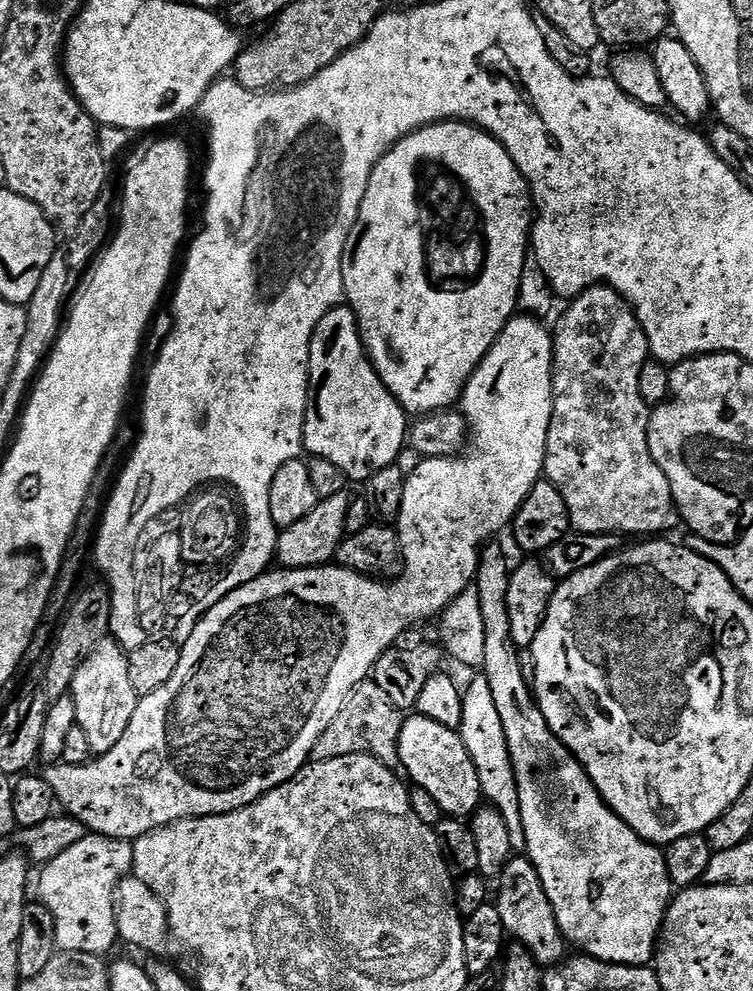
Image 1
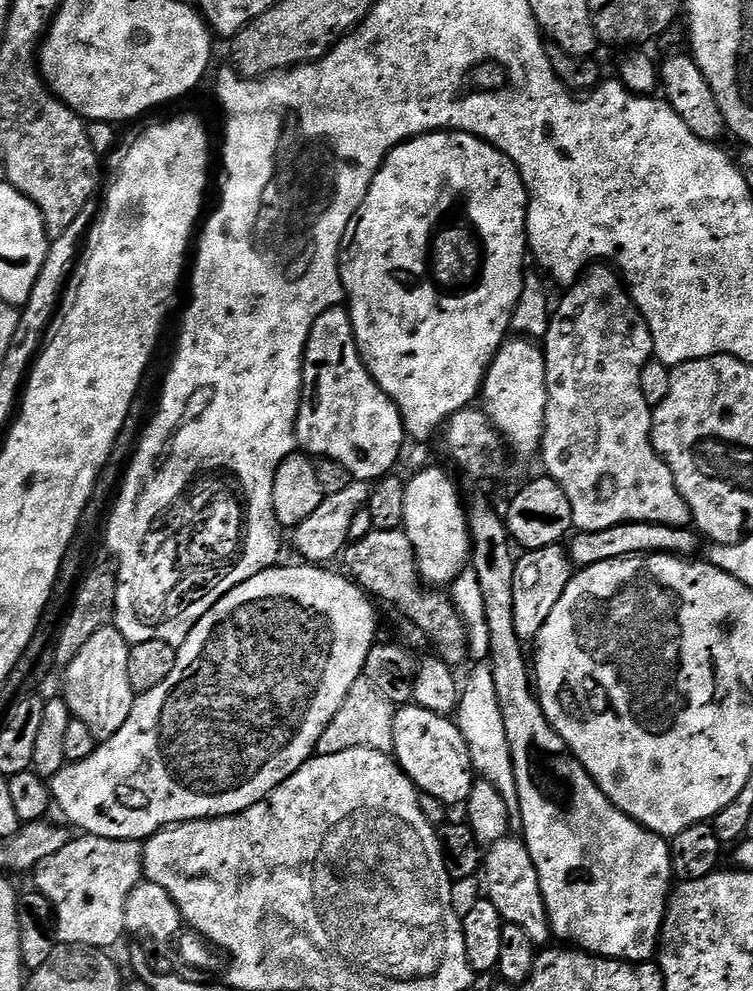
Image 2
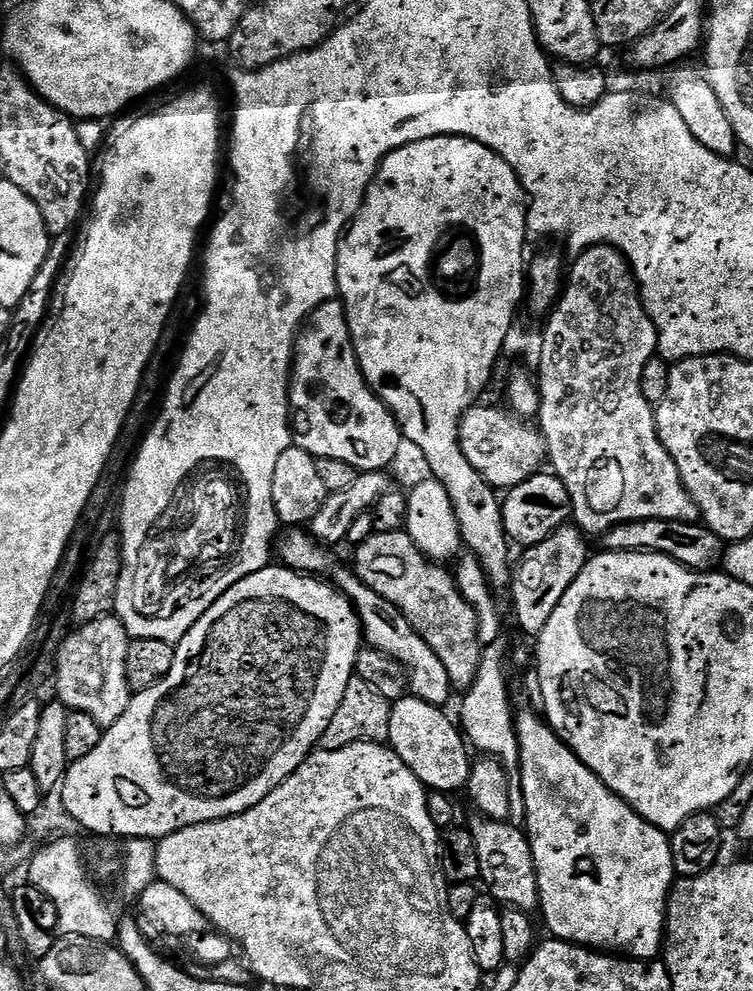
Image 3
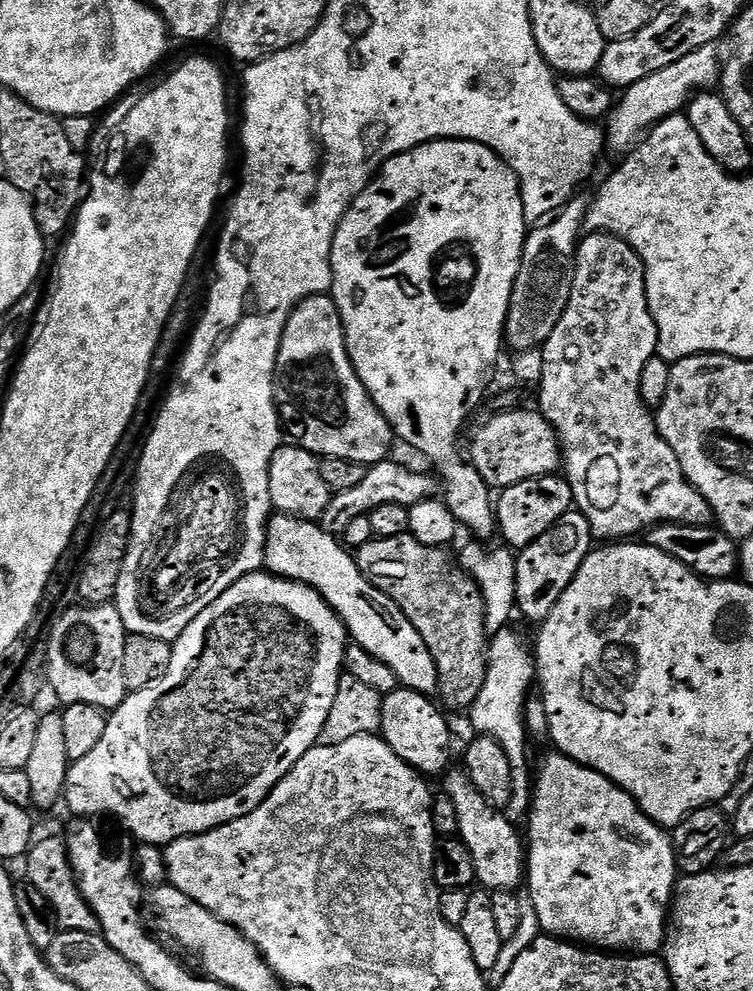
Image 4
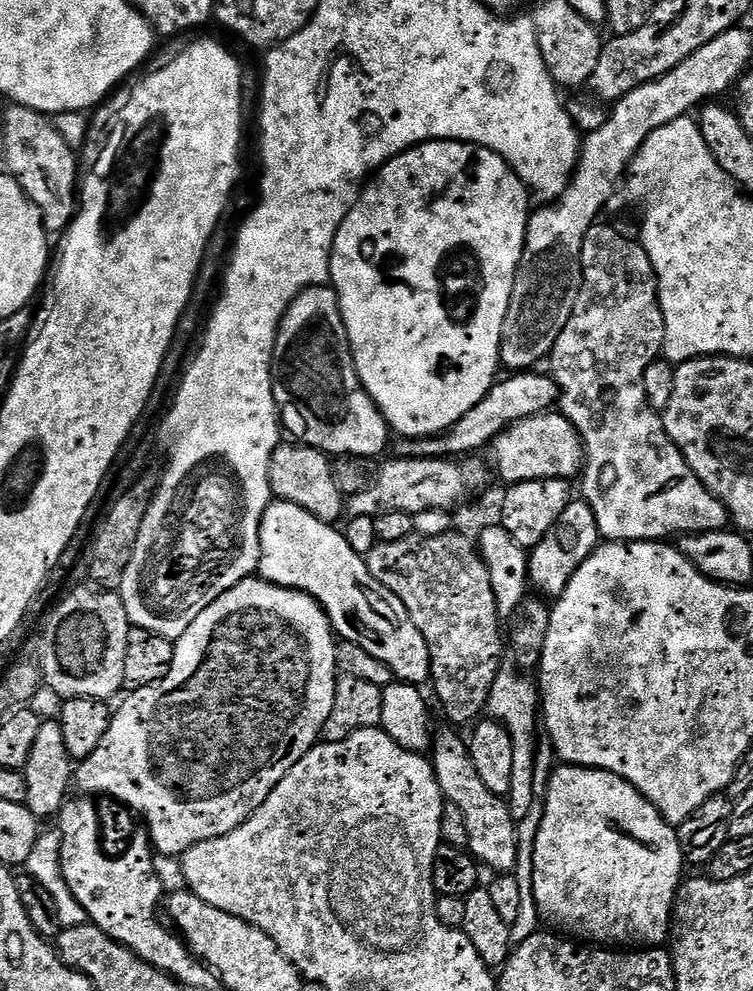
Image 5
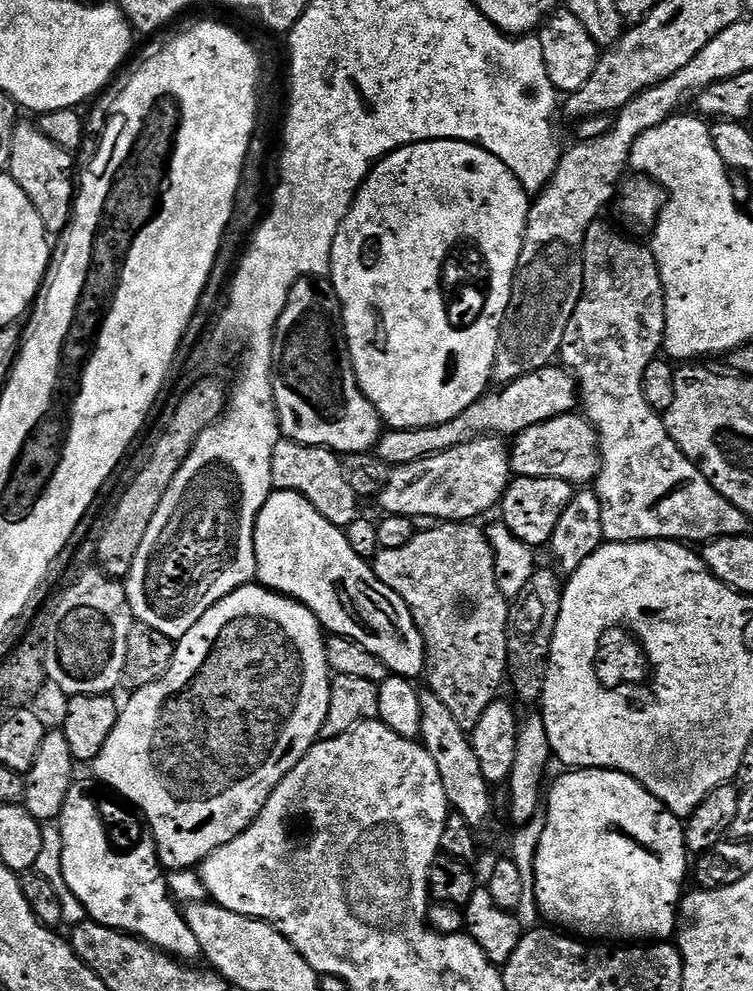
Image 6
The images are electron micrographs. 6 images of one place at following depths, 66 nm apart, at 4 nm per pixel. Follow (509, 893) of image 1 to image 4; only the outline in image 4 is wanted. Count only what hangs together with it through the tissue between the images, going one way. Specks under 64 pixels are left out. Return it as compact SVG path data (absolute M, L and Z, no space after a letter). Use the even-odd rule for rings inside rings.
M449 771L443 777L445 780L442 792L458 809L460 827L458 836L470 850L470 858L474 858L477 881L492 892L510 892L519 889L519 884L521 887L526 880L526 844L521 833L519 836L515 826L504 817L505 813L495 808L482 794L482 790L474 786L467 771L459 771Z

